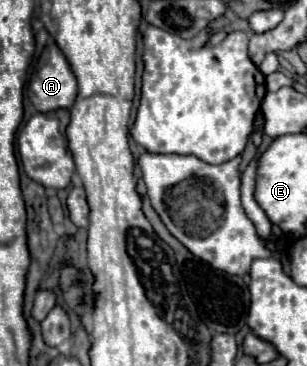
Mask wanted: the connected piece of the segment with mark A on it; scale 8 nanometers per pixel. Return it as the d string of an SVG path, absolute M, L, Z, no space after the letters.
M55 42L41 52L31 74L27 96L39 112L71 108L77 98L77 80Z

